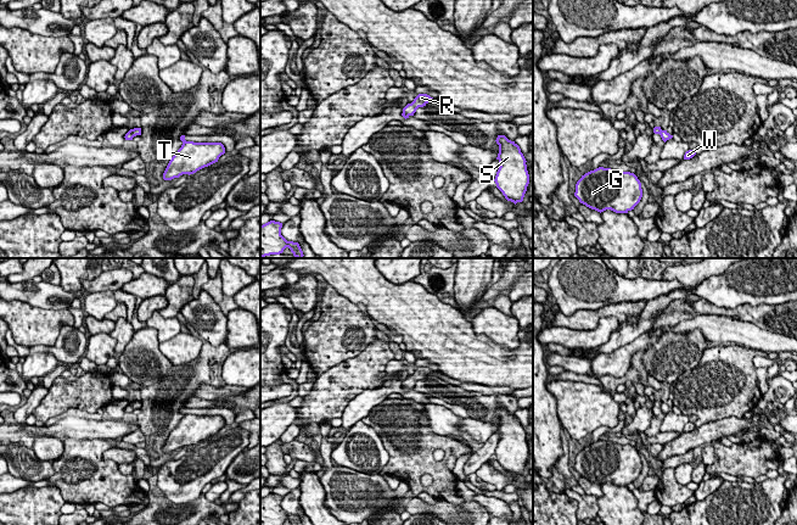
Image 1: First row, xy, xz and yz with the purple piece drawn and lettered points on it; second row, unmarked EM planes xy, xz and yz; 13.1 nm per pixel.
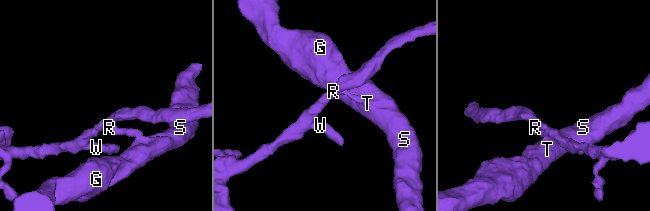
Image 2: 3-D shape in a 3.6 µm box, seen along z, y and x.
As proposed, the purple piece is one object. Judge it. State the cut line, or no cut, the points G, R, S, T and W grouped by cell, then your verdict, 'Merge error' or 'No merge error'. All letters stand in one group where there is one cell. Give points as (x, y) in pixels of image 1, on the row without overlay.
No split. Groups: G R S T W. No merge error

